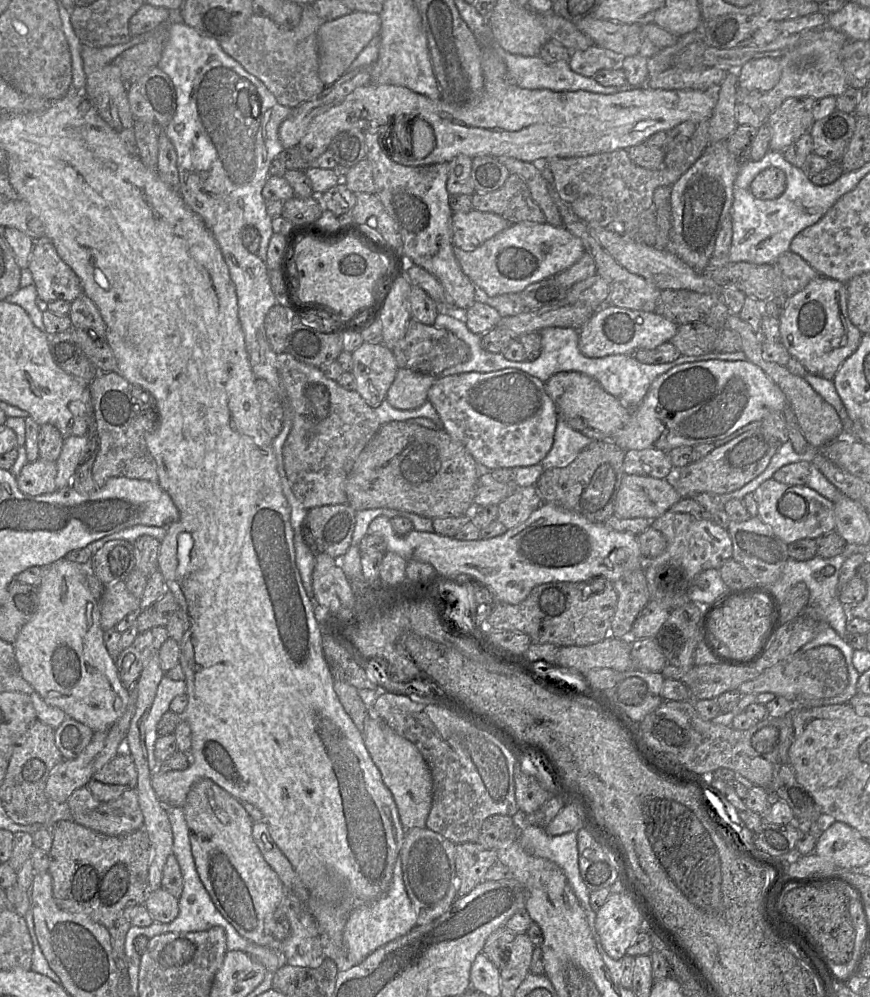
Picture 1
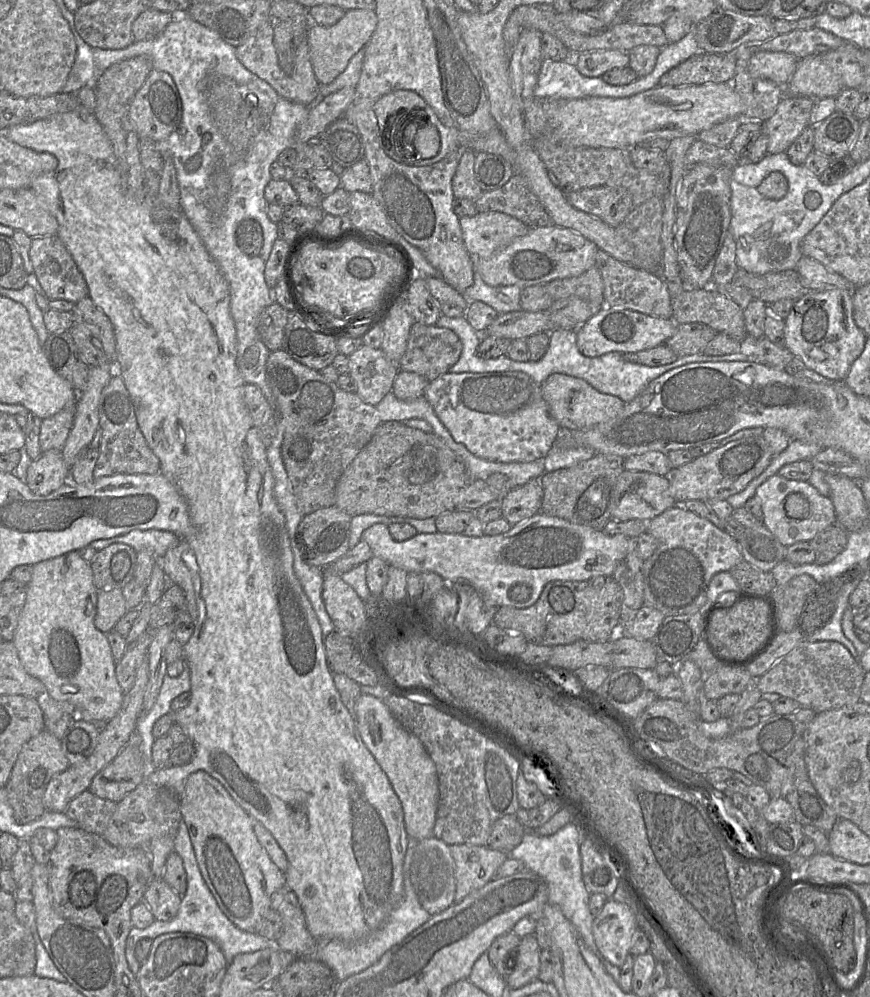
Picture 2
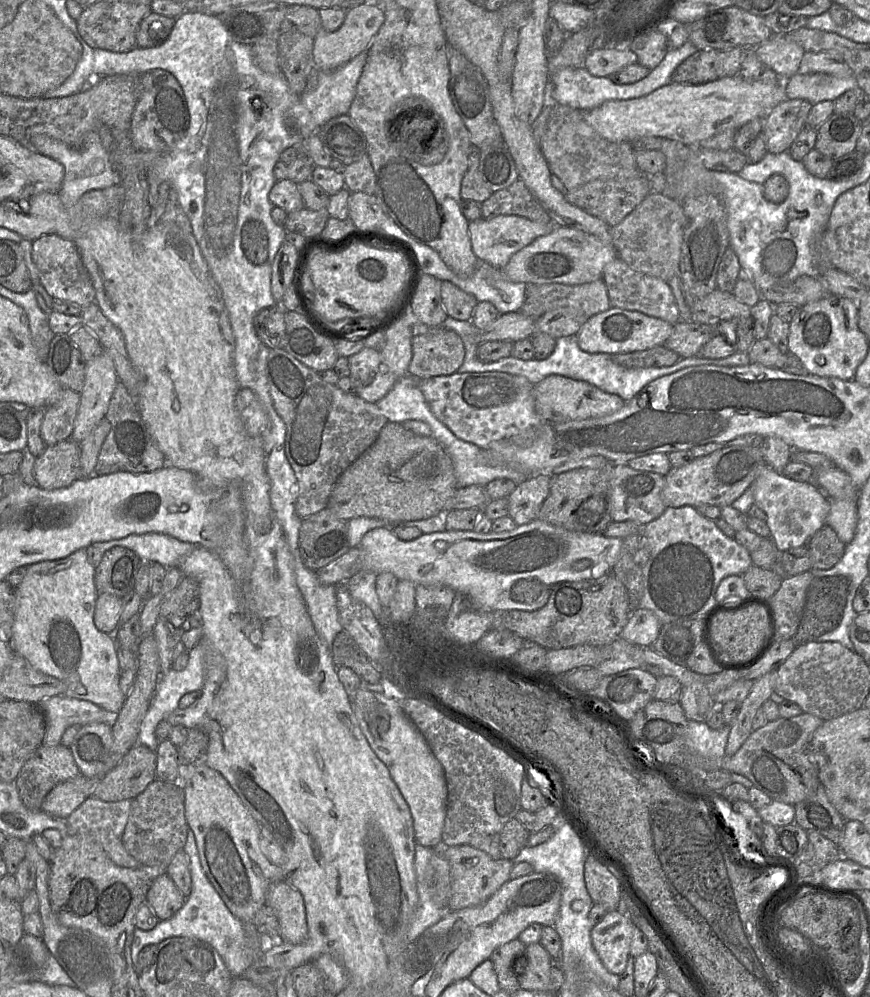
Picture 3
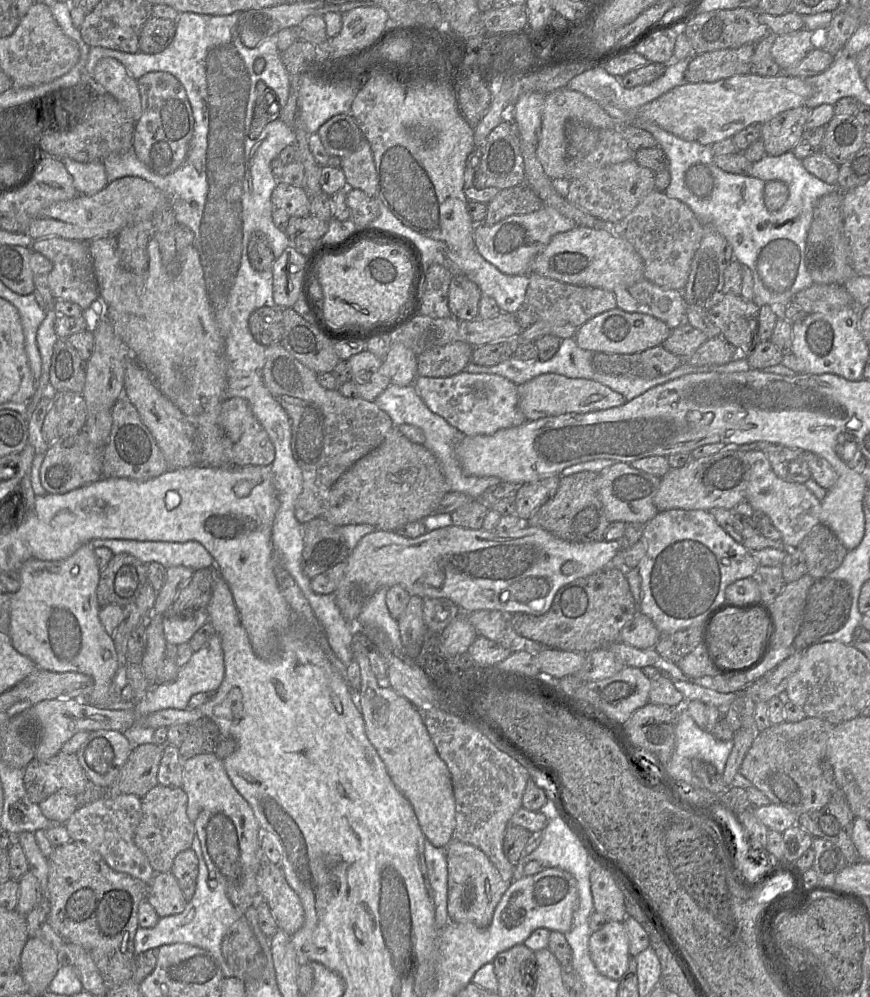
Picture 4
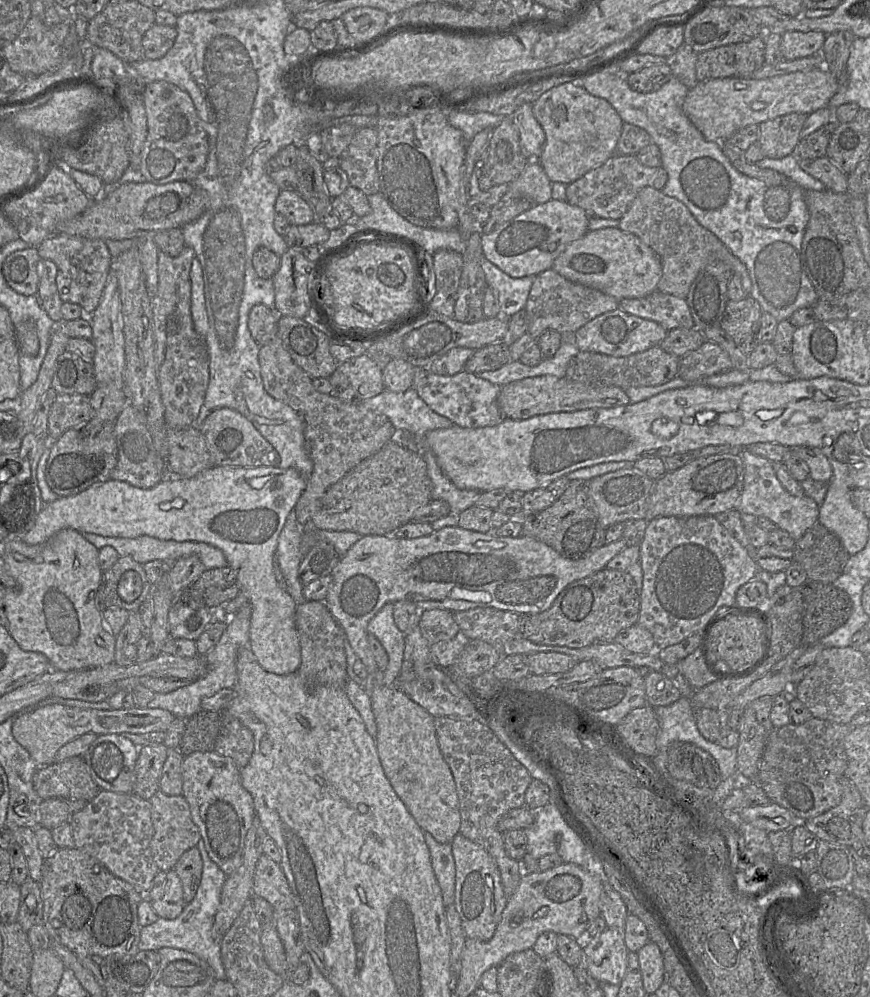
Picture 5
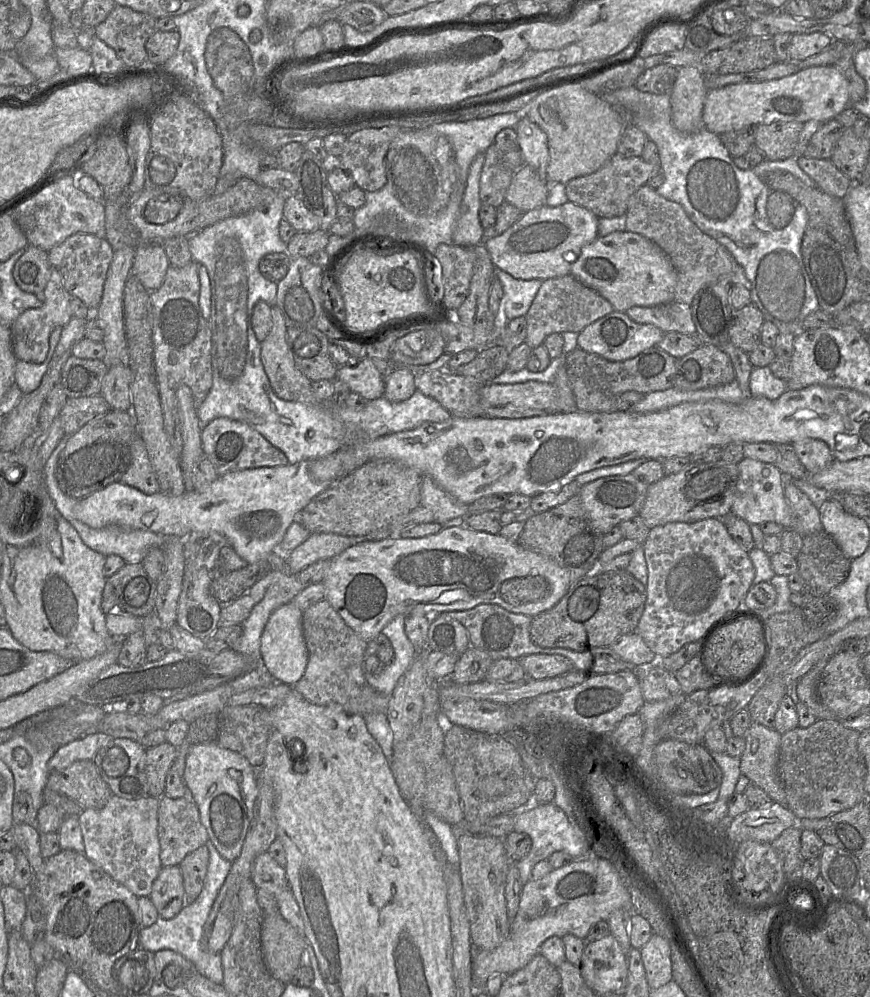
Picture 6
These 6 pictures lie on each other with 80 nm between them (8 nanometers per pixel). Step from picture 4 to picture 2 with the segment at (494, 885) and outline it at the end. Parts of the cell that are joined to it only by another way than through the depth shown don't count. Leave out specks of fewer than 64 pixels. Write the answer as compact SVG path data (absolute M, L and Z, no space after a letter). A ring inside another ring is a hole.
M458 844L450 846L455 865L455 897L454 904L461 902L472 892L482 888L495 879L498 868L508 858L507 854L484 846Z

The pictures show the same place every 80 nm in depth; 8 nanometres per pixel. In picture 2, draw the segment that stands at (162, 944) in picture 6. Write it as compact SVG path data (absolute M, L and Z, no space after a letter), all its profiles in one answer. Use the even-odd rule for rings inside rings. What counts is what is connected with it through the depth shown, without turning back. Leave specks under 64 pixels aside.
M180 822L177 834L174 837L174 852L181 856L187 876L187 890L181 896L181 904L177 915L170 921L155 920L149 927L139 929L132 927L127 937L127 947L132 947L135 955L135 946L143 938L154 940L156 937L172 932L194 933L205 936L214 941L224 954L229 964L236 955L252 953L263 949L277 949L277 940L270 940L259 933L250 933L236 927L221 911L213 894L205 883L199 870L188 828L185 822Z

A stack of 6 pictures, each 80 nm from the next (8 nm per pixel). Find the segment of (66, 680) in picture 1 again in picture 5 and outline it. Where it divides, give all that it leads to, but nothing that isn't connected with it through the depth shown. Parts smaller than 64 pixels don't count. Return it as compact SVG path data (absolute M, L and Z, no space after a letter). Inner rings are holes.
M66 528L57 532L49 540L38 545L29 545L21 540L10 540L5 547L5 553L2 557L5 566L16 582L16 586L12 589L6 589L4 598L4 608L8 619L8 631L11 637L16 641L21 649L28 652L37 652L46 656L53 670L61 670L66 672L86 670L90 668L101 667L114 663L115 659L115 643L116 637L110 632L102 618L102 612L97 608L97 591L102 578L102 570L98 563L99 549L89 543L82 533Z

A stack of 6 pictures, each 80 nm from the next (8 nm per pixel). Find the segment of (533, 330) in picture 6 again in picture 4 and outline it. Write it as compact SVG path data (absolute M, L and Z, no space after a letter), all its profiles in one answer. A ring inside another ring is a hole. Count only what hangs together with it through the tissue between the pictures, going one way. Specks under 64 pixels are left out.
M530 273L528 276L526 302L535 309L537 320L554 325L569 324L579 328L594 316L617 307L615 295L611 291L567 284L535 273Z

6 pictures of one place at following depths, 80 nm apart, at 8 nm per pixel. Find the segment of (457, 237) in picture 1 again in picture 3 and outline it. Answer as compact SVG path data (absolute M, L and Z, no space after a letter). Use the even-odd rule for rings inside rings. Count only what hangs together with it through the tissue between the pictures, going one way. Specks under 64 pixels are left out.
M498 215L491 219L480 218L469 222L468 231L473 253L492 266L503 269L510 258L536 238L551 233L556 225L531 221L517 215Z

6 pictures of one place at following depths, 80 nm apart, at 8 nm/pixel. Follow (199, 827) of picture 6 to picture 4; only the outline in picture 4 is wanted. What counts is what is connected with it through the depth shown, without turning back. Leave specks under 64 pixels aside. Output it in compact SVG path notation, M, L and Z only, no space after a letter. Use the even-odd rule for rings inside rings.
M157 784L141 798L141 820L137 826L134 841L146 855L156 873L171 870L175 857L190 849L196 831L187 816L187 795L183 789Z

